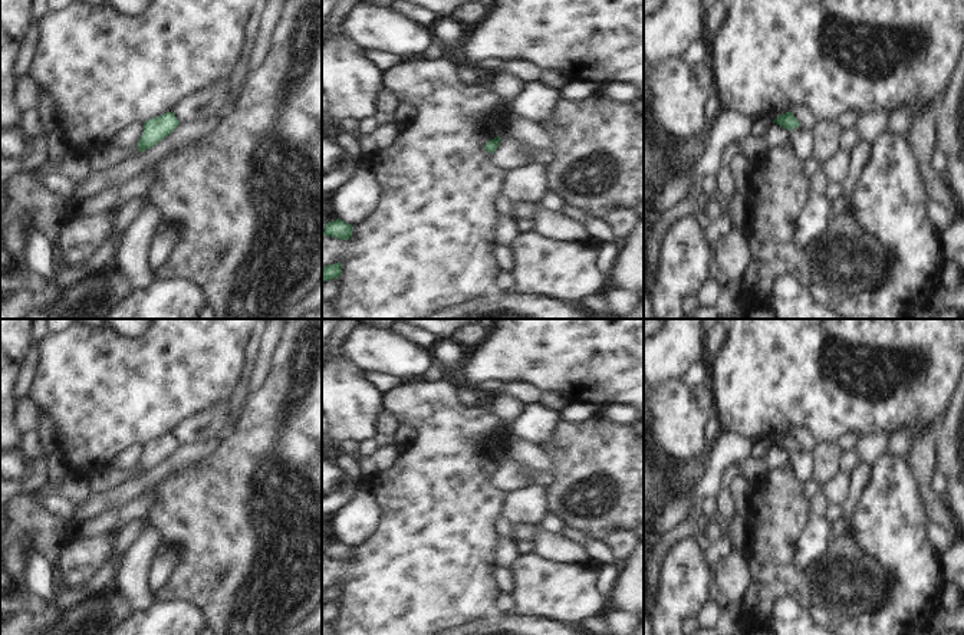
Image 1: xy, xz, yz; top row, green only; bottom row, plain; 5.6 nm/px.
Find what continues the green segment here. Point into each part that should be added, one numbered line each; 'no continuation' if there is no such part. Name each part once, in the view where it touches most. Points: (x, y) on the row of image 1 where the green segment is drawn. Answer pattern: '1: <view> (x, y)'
no continuation

